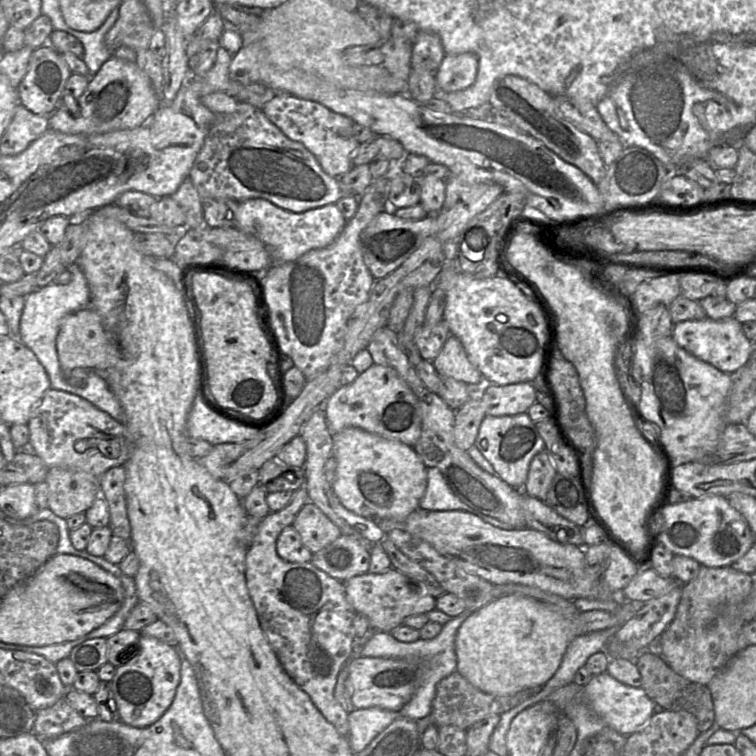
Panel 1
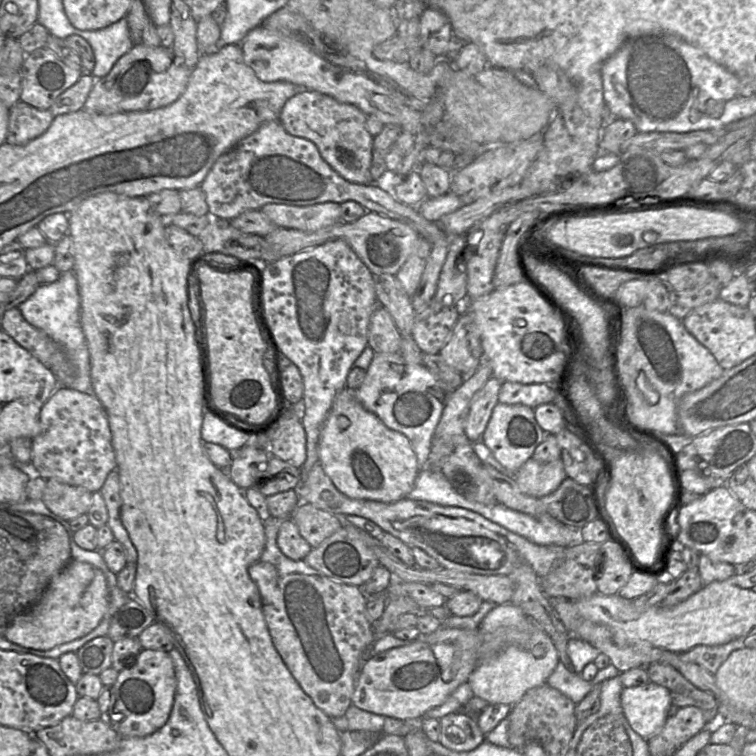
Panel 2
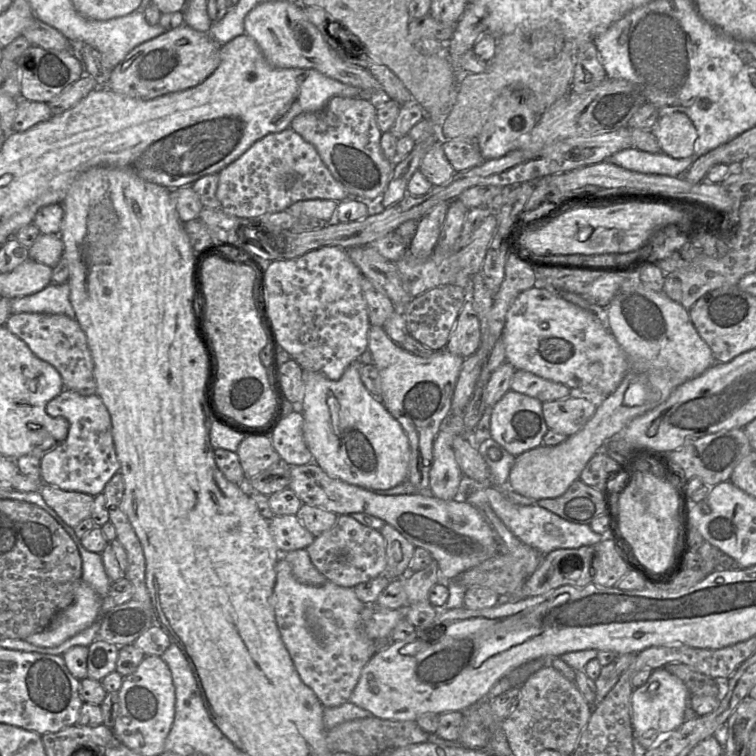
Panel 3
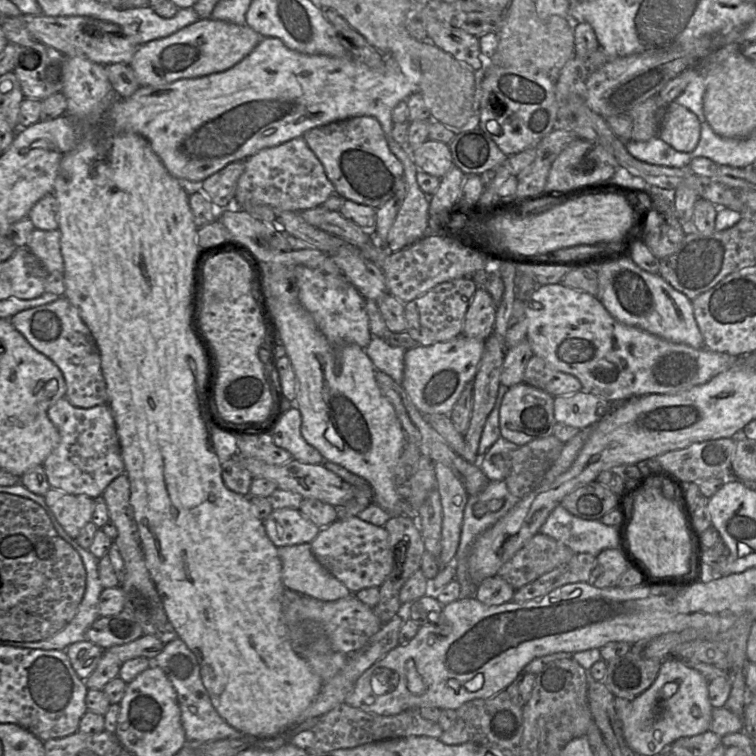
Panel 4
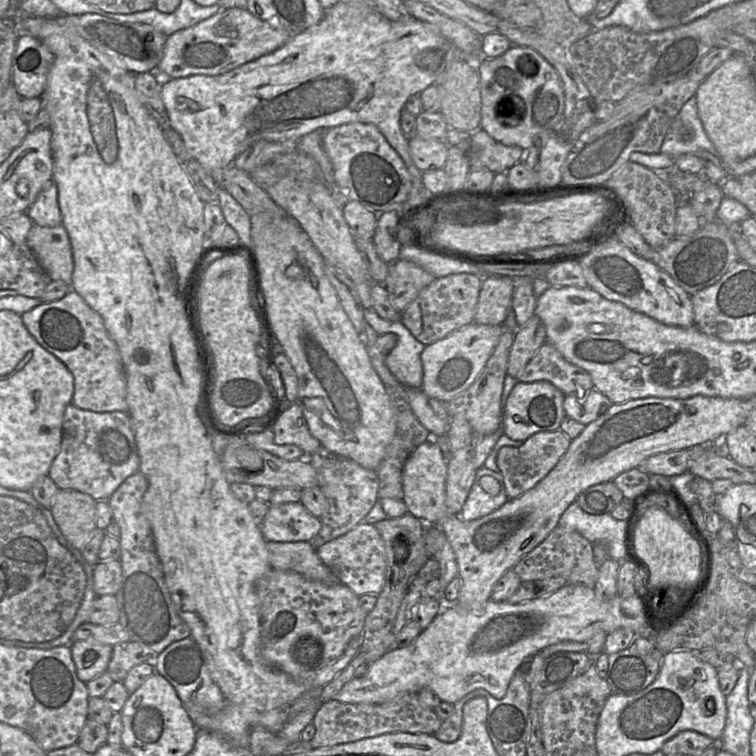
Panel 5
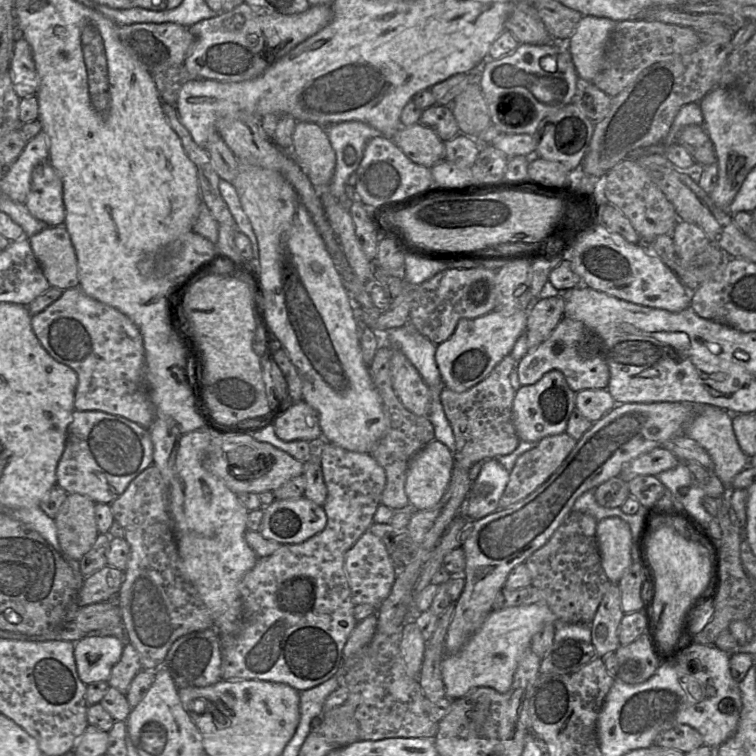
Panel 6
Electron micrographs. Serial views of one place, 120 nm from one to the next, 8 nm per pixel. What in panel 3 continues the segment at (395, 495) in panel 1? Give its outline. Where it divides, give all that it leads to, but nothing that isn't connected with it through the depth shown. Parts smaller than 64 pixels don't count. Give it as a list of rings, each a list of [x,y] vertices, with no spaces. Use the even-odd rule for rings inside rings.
[[[357,359],[347,367],[339,380],[330,380],[321,372],[303,370],[304,394],[301,402],[304,441],[313,455],[313,462],[331,477],[370,491],[387,490],[408,479],[409,439],[381,400],[364,386],[360,378],[362,366]]]

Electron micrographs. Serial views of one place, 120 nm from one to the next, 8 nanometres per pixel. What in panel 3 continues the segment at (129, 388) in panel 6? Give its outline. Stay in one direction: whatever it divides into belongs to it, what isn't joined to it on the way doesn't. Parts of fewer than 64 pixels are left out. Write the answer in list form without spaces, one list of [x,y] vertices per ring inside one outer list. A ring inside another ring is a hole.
[[[22,312],[11,314],[5,327],[25,342],[38,358],[51,364],[59,372],[64,388],[83,396],[96,394],[92,356],[86,335],[75,318],[63,314]]]

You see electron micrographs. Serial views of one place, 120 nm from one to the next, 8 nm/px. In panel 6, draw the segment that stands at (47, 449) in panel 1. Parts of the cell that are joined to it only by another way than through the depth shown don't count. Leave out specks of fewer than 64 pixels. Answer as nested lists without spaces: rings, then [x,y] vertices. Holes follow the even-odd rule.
[[[74,410],[72,413],[71,422],[68,426],[65,448],[56,468],[57,478],[56,485],[63,488],[67,492],[67,494],[78,493],[89,497],[94,503],[105,503],[110,505],[116,498],[118,498],[126,490],[129,483],[144,469],[152,465],[152,463],[153,444],[148,429],[119,415],[113,415],[102,411]]]

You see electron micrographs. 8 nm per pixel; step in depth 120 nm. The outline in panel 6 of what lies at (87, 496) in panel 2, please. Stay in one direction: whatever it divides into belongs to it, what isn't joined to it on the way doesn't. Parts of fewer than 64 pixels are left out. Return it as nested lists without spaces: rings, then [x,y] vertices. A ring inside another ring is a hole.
[[[67,494],[54,521],[63,553],[79,562],[99,535],[95,503],[85,495]]]

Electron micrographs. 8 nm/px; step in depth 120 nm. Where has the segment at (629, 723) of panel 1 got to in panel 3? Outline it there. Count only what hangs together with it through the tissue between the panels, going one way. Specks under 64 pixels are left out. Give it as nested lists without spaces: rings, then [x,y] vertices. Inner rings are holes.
[[[664,667],[655,669],[643,686],[632,691],[633,738],[636,738],[646,750],[666,739],[686,721],[685,712],[690,698],[691,695],[681,679],[668,672]]]

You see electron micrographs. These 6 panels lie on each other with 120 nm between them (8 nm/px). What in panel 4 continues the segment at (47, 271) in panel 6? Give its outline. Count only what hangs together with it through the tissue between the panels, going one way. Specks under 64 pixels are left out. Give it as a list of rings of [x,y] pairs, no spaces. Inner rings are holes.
[[[34,229],[26,246],[49,273],[63,273],[64,264],[60,240],[59,229],[49,231]]]

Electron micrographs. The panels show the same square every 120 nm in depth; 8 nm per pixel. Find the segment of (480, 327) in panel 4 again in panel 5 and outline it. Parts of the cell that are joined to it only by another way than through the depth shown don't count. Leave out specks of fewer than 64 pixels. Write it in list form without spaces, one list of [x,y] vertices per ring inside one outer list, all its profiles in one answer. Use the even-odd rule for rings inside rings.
[[[491,275],[482,278],[473,322],[483,325],[502,325],[511,310],[514,279]]]

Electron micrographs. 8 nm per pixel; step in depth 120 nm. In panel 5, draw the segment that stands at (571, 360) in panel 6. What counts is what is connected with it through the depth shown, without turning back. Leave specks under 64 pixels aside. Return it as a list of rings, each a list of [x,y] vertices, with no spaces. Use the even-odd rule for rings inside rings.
[[[547,341],[519,374],[518,381],[548,381],[565,396],[594,389],[591,375],[585,369],[567,361],[556,347]]]

